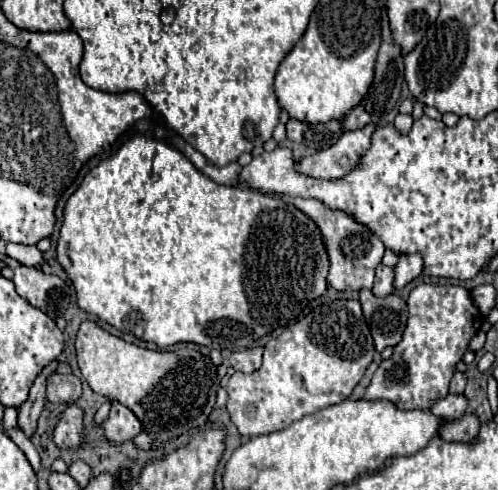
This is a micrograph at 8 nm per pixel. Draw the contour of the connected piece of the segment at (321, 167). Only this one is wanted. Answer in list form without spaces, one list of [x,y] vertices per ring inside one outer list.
[[[373,125],[347,131],[329,149],[301,159],[297,163],[297,171],[317,177],[317,179],[343,177],[347,171],[351,171],[359,163],[359,159],[363,157],[363,151],[367,151],[373,131],[375,131]]]

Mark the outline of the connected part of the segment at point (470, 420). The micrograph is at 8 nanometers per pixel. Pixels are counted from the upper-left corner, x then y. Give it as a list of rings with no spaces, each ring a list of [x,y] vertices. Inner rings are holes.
[[[463,415],[459,421],[445,425],[439,435],[447,441],[473,441],[478,435],[480,422],[477,415]]]

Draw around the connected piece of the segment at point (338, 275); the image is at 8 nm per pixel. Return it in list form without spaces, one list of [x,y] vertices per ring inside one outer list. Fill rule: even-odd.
[[[281,195],[281,199],[285,203],[293,203],[295,207],[299,207],[305,215],[309,215],[319,225],[325,245],[327,245],[327,255],[331,259],[331,271],[329,271],[331,287],[339,291],[361,291],[361,289],[373,287],[375,269],[383,259],[385,247],[375,235],[371,235],[367,227],[363,227],[361,223],[355,223],[355,219],[351,219],[343,211],[331,211],[323,207],[323,203],[315,199],[301,199],[301,197],[289,197],[289,195]]]

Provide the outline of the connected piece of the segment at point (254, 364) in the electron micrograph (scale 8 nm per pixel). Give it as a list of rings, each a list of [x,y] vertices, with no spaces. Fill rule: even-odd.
[[[253,347],[253,349],[245,349],[245,351],[235,351],[231,355],[231,365],[233,365],[235,371],[253,373],[255,369],[261,367],[261,355],[263,355],[261,347]]]

